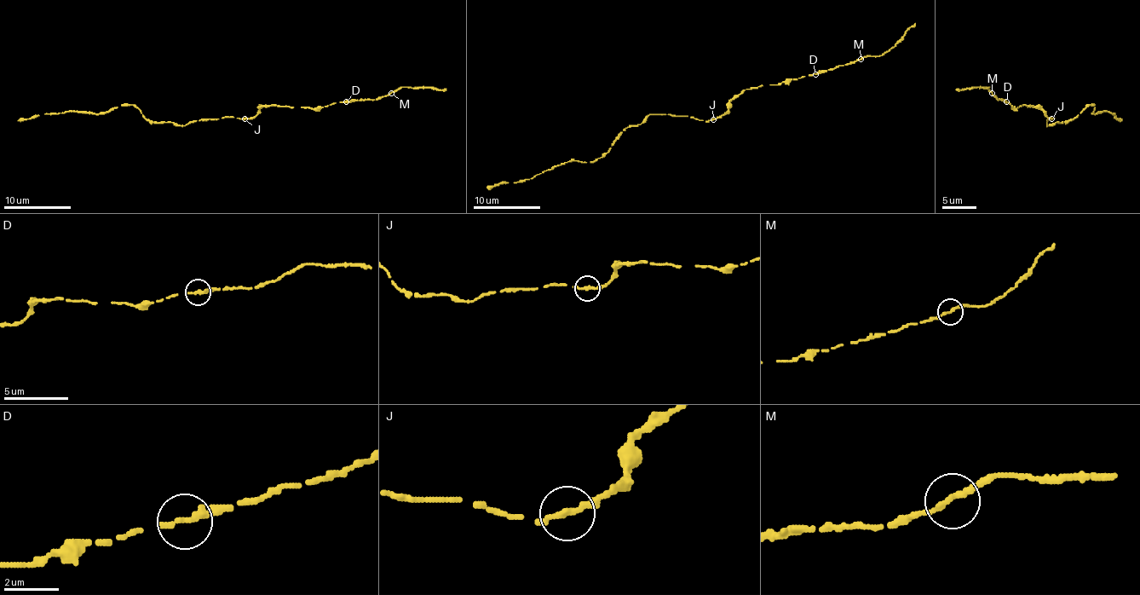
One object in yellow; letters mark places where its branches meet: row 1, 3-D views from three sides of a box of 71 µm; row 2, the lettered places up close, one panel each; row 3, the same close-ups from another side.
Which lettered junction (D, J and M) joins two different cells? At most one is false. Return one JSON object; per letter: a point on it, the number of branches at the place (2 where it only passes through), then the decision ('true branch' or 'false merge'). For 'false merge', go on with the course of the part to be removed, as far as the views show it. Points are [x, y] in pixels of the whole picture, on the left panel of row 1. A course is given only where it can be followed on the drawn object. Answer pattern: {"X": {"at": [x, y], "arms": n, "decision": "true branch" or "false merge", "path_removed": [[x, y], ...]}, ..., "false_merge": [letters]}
{"D": {"at": [346, 101], "arms": 1, "decision": "true branch"}, "J": {"at": [244, 118], "arms": 1, "decision": "true branch"}, "M": {"at": [391, 93], "arms": 2, "decision": "true branch"}, "false_merge": []}

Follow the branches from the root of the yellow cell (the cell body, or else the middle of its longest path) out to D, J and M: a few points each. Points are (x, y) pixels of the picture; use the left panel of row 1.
D: (233, 117), (251, 118), (261, 106), (270, 105), (320, 108), (346, 101)
J: (233, 117), (244, 118)
M: (233, 117), (251, 118), (261, 106), (270, 105), (320, 108), (339, 101), (375, 100), (391, 93)

